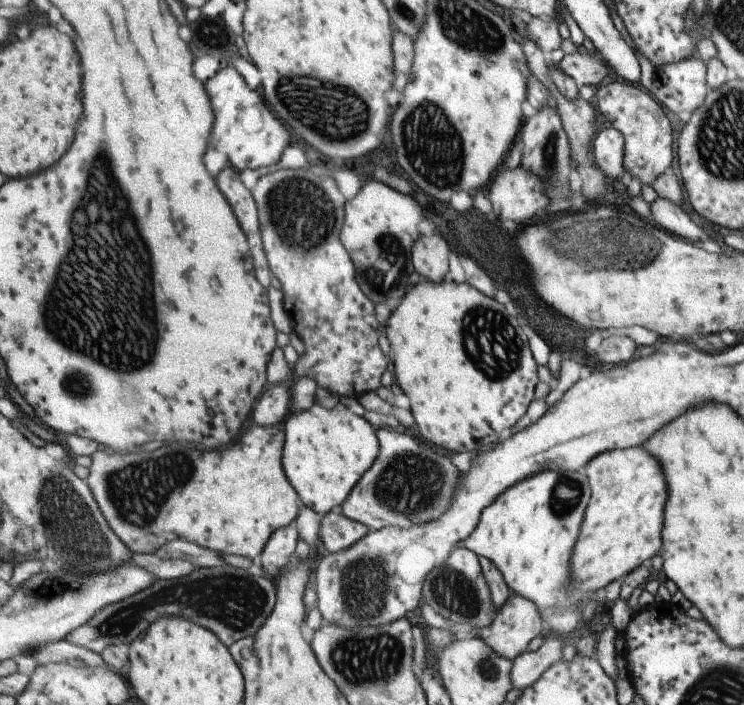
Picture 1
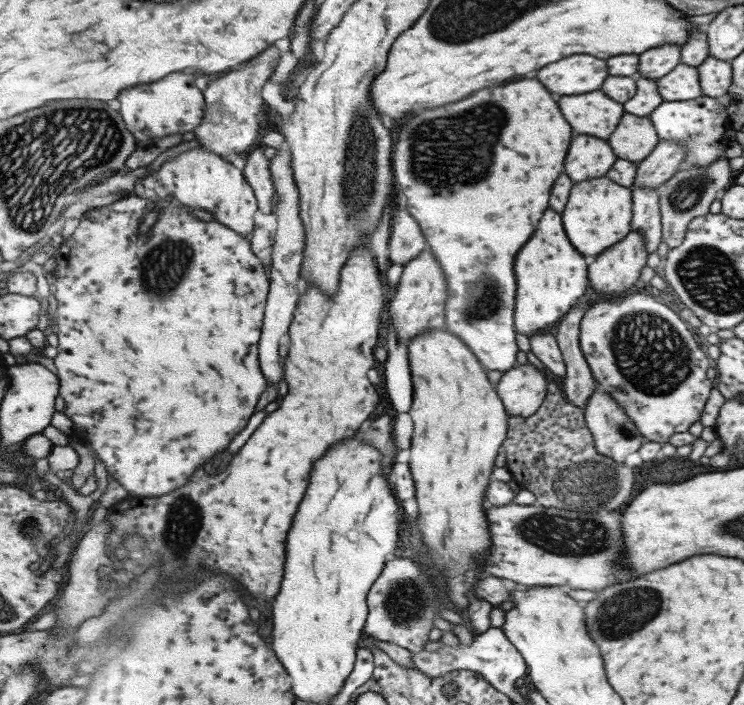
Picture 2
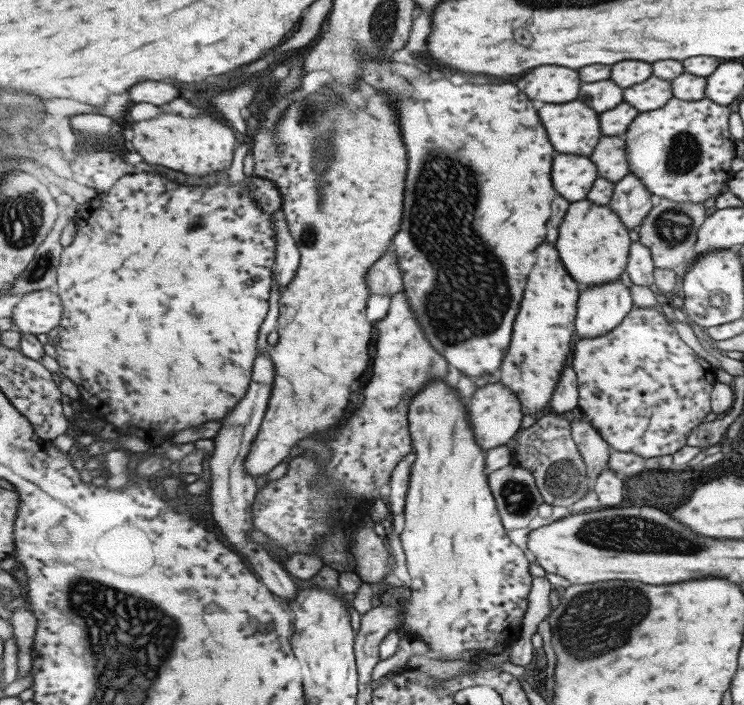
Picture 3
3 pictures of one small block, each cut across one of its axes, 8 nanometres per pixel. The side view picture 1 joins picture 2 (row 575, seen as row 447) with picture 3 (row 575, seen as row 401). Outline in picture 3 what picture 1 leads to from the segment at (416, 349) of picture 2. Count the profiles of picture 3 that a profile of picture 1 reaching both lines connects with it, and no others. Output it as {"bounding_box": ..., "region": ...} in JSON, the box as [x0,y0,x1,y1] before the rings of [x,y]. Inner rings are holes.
{"bounding_box":[399,380,534,661],"region":[[[437,380],[435,386],[431,382],[429,390],[423,390],[417,396],[417,402],[413,398],[413,410],[411,410],[411,414],[408,417],[411,420],[410,430],[413,434],[412,441],[417,460],[413,464],[410,478],[411,484],[406,502],[406,527],[404,528],[404,532],[399,536],[406,558],[409,560],[407,562],[409,568],[407,569],[409,570],[409,574],[411,574],[411,598],[407,598],[407,603],[403,604],[405,616],[403,618],[402,631],[404,634],[423,640],[430,649],[430,655],[442,661],[461,660],[467,650],[477,650],[483,656],[491,653],[491,650],[497,648],[499,644],[513,646],[519,640],[521,630],[523,630],[523,618],[525,618],[525,614],[529,610],[529,594],[531,594],[534,577],[529,572],[530,563],[527,560],[527,556],[525,556],[525,550],[517,546],[512,538],[508,536],[502,516],[499,516],[497,501],[492,492],[492,487],[489,486],[489,478],[483,474],[486,451],[477,444],[477,436],[473,432],[471,418],[467,414],[465,401],[461,400],[461,397],[458,396],[458,391],[455,388],[451,388],[446,380],[441,380],[441,382]]]}

